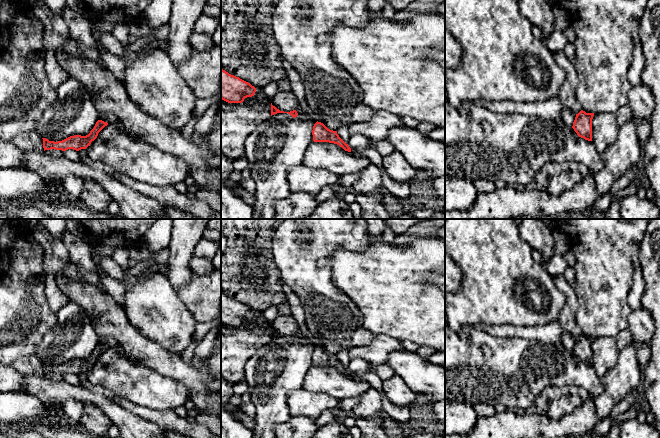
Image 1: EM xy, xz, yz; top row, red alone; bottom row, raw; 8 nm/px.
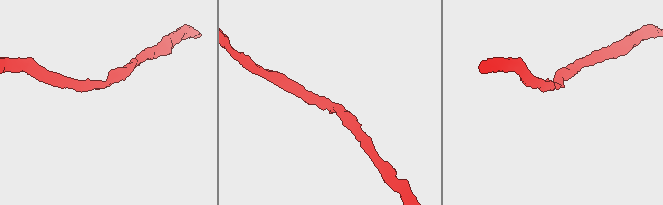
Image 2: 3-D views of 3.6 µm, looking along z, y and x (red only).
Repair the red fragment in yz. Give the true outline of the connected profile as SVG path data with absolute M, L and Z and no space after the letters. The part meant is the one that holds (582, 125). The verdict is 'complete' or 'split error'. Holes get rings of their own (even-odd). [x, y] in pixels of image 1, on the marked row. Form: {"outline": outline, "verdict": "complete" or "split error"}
{"outline": "M581 110L576 114L572 128L577 135L585 140L592 141L592 119L594 113L586 113Z", "verdict": "complete"}

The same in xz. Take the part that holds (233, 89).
{"outline": "M221 68L221 99L228 103L242 103L245 98L254 96L256 88L250 83L229 74Z", "verdict": "complete"}

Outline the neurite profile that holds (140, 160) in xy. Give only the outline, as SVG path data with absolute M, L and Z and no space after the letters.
M118 120L105 126L86 151L92 160L108 165L114 171L123 173L135 181L155 186L168 186L183 182L190 176L192 169L181 158L163 152L141 138L131 136Z

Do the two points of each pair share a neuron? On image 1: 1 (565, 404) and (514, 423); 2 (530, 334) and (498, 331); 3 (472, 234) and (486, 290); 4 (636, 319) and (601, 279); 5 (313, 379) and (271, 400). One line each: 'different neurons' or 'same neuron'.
1: different neurons
2: same neuron
3: same neuron
4: different neurons
5: different neurons

